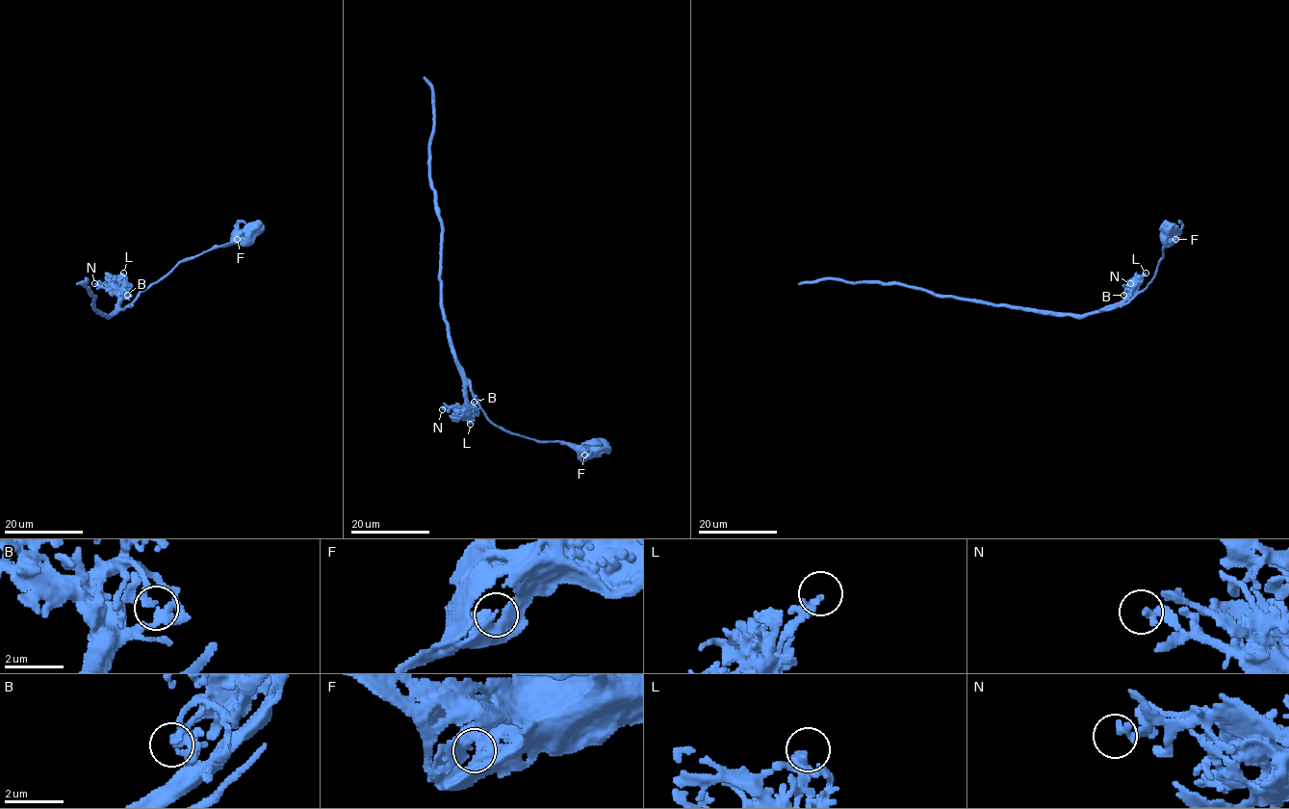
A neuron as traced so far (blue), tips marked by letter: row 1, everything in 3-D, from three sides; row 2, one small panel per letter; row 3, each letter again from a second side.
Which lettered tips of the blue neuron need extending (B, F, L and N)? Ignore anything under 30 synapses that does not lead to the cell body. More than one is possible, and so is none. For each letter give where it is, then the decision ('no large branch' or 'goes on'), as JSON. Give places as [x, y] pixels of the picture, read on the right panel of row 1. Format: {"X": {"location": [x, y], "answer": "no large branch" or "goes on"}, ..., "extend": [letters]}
{"B": {"location": [1123, 295], "answer": "no large branch"}, "F": {"location": [1175, 239], "answer": "no large branch"}, "L": {"location": [1146, 273], "answer": "no large branch"}, "N": {"location": [1130, 283], "answer": "no large branch"}, "extend": []}

